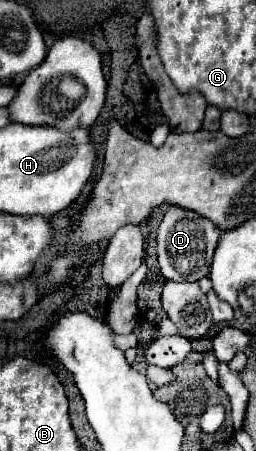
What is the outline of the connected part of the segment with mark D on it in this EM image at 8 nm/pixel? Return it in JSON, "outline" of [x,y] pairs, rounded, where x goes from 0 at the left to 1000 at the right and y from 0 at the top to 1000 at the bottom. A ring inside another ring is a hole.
{"outline":[[[668,455],[621,499],[613,512],[613,548],[621,548],[621,592],[645,619],[660,623],[730,623],[730,627],[762,627],[793,614],[816,610],[824,601],[824,574],[832,574],[832,557],[848,548],[863,508],[816,490],[809,481]]]}

